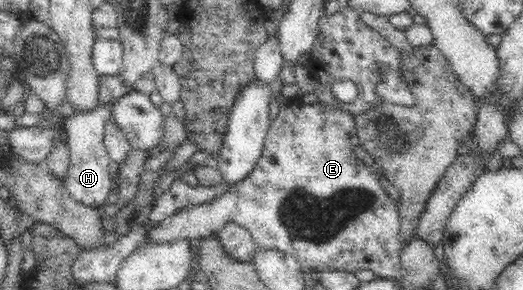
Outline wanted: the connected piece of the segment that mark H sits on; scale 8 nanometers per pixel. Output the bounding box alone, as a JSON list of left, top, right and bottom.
[62,106,111,208]

